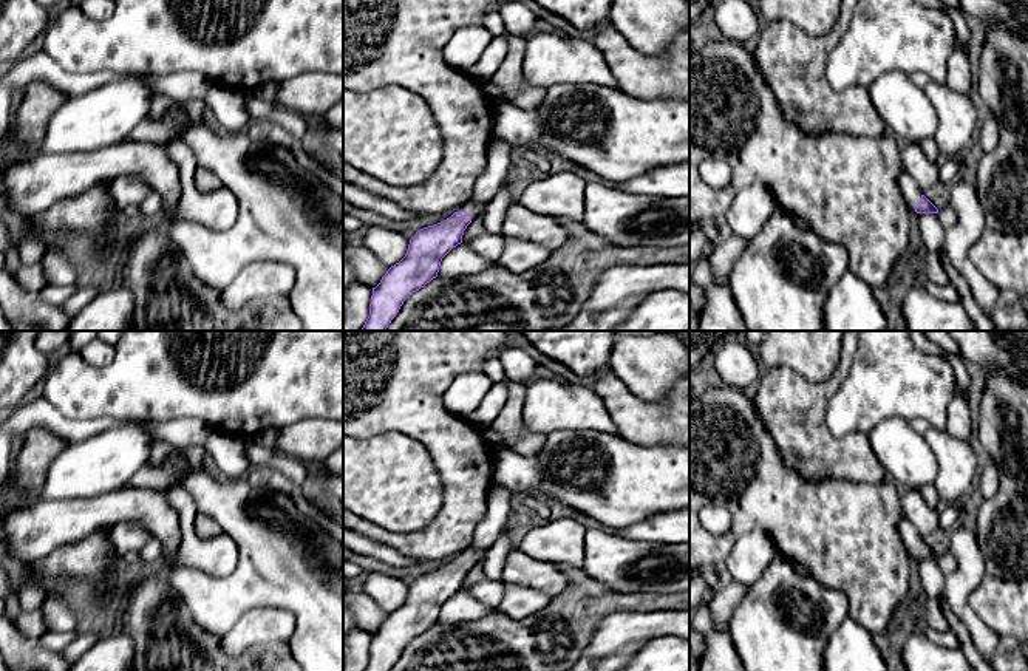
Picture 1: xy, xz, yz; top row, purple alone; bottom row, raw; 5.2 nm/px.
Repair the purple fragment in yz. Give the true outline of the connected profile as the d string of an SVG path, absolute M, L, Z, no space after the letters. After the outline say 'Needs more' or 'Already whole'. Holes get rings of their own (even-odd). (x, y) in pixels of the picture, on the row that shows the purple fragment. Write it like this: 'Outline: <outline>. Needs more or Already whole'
Outline: M906 170L900 175L900 189L911 212L938 213L938 209L923 195L917 182Z. Needs more

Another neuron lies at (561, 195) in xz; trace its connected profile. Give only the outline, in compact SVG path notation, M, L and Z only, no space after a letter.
M572 173L533 175L527 178L518 192L518 203L526 209L583 224L586 181Z

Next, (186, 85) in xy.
M201 73L148 74L150 88L175 100L204 99L212 82Z

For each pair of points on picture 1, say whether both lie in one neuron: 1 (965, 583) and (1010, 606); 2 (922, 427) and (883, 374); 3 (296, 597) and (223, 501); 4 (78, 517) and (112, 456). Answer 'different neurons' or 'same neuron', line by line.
1: different neurons
2: different neurons
3: same neuron
4: different neurons

